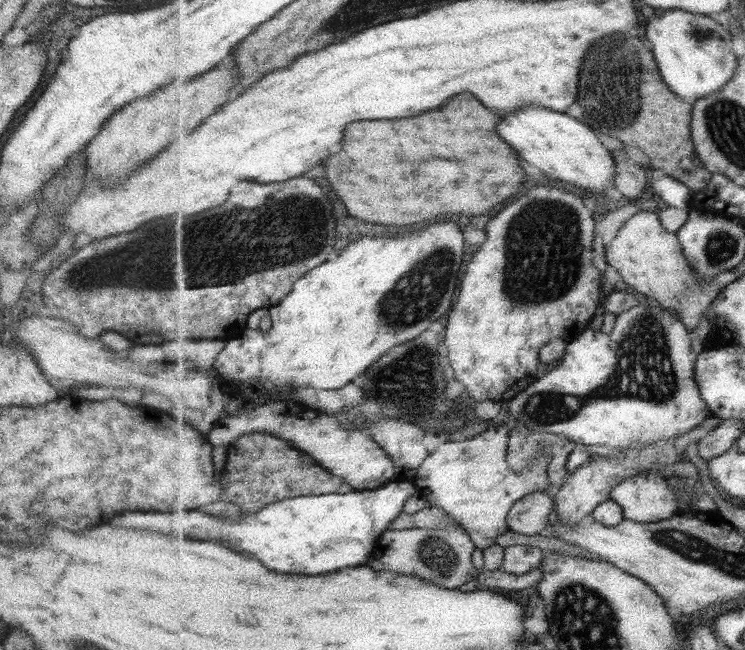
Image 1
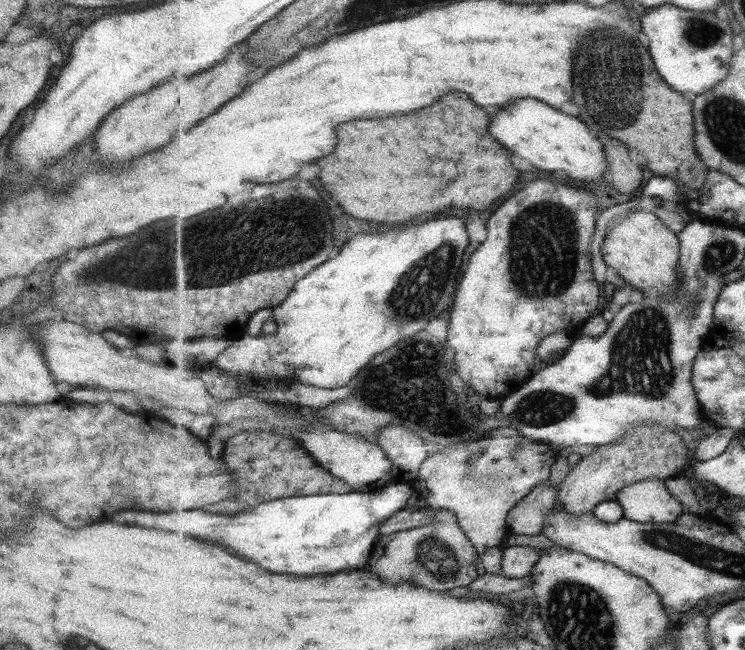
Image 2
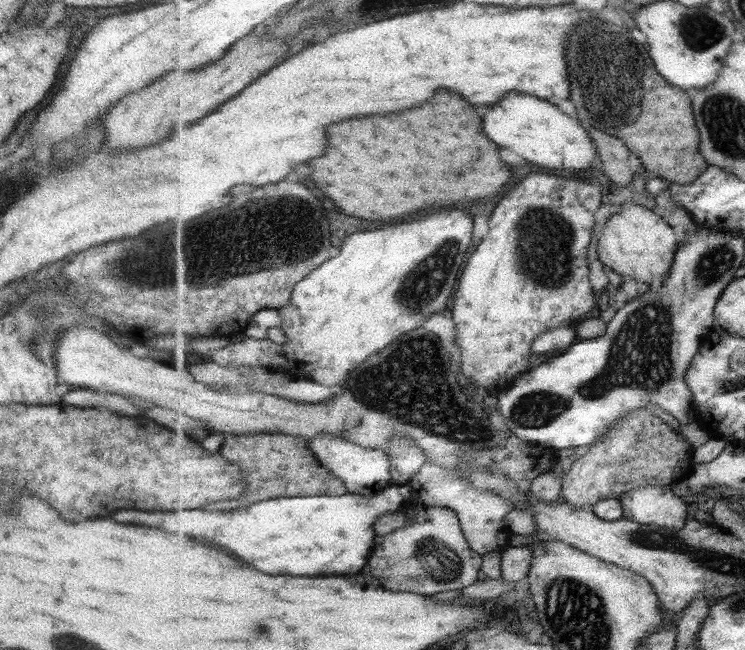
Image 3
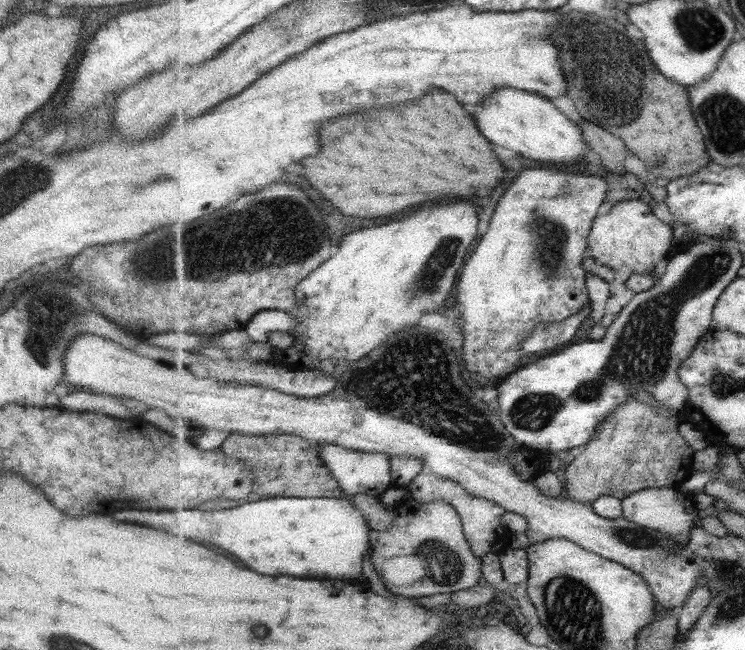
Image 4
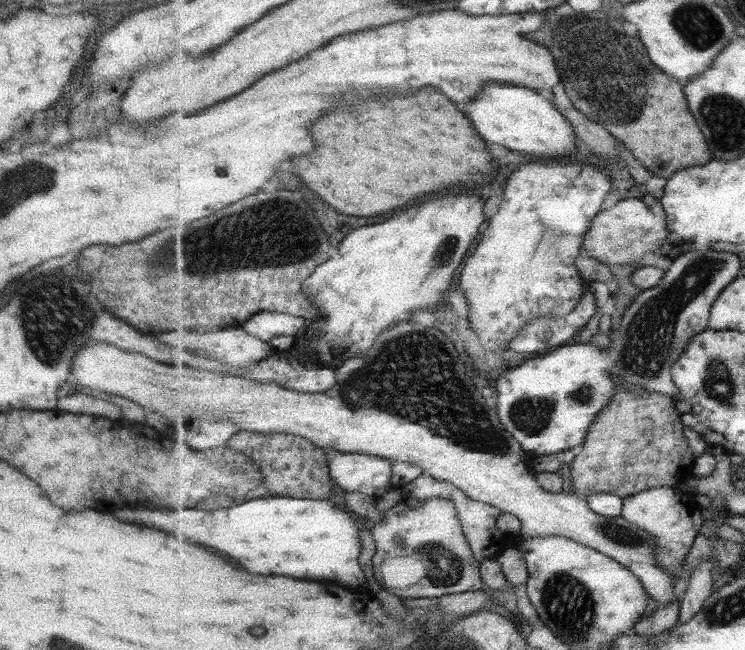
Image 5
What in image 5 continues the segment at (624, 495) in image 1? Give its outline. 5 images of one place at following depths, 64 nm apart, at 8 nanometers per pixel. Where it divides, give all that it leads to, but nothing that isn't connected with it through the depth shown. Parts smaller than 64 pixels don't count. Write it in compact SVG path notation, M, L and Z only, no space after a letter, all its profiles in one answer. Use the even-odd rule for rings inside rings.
M676 487L645 489L627 497L624 499L622 517L656 536L658 563L674 575L684 569L684 560L707 520L706 512L695 501L695 495Z

